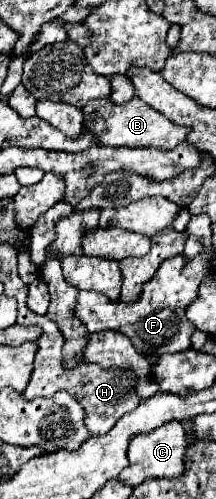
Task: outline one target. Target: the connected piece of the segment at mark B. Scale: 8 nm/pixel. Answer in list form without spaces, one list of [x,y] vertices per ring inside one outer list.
[[[132,98],[130,102],[120,106],[112,104],[110,100],[96,100],[96,102],[88,102],[88,106],[84,106],[82,112],[84,112],[84,128],[92,130],[96,138],[100,138],[100,144],[104,146],[130,146],[130,148],[148,146],[148,148],[172,150],[188,136],[186,126],[178,126],[170,122],[164,114],[152,110],[140,98]]]

